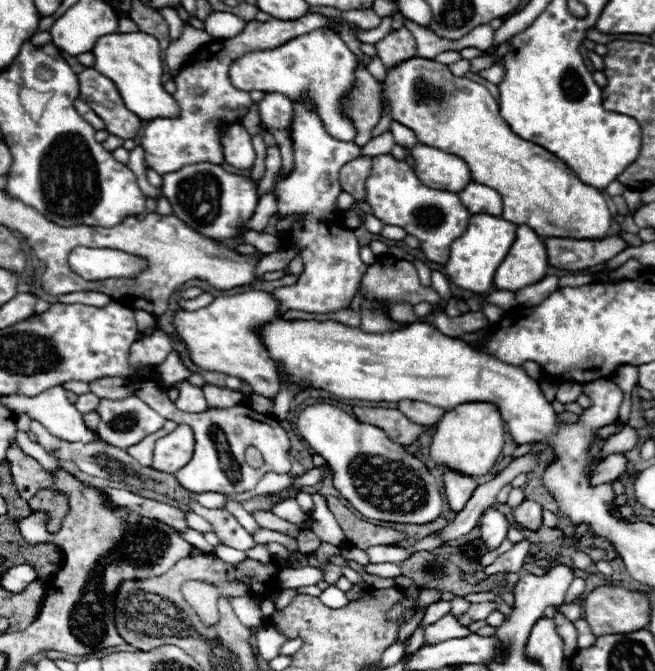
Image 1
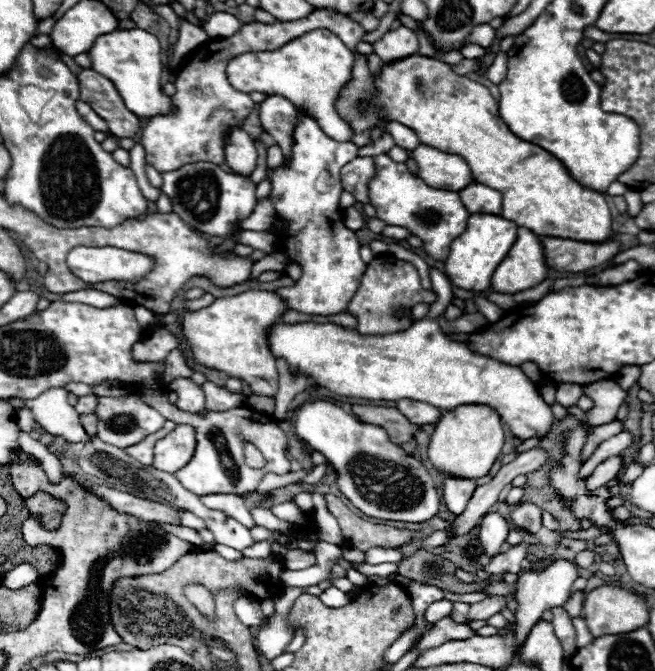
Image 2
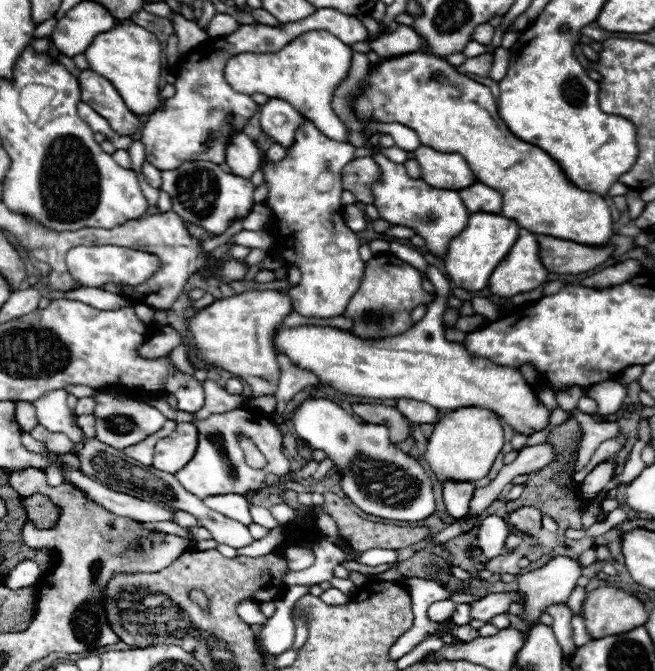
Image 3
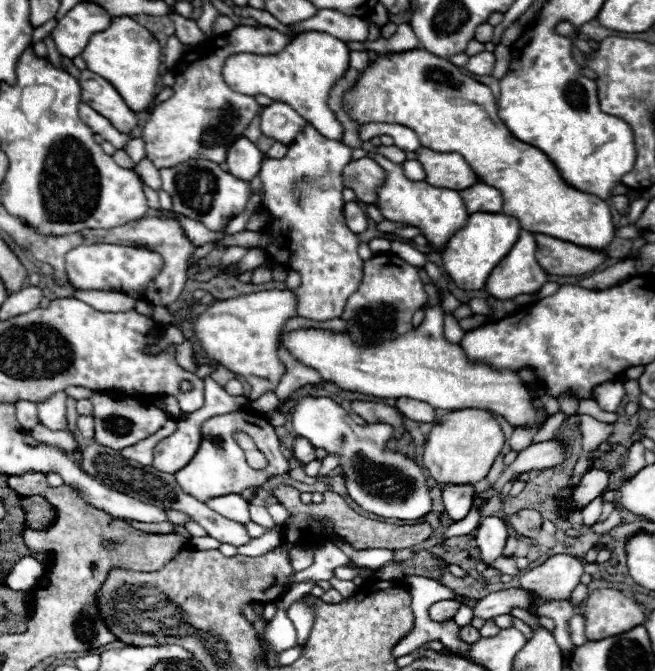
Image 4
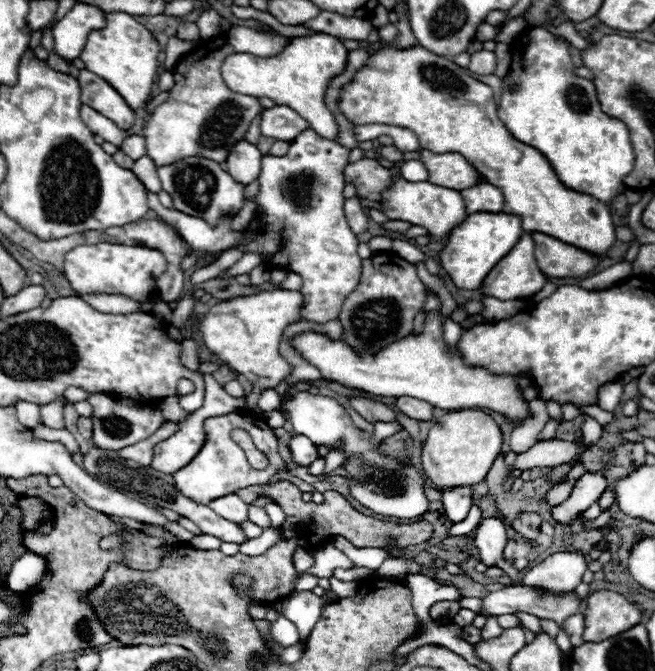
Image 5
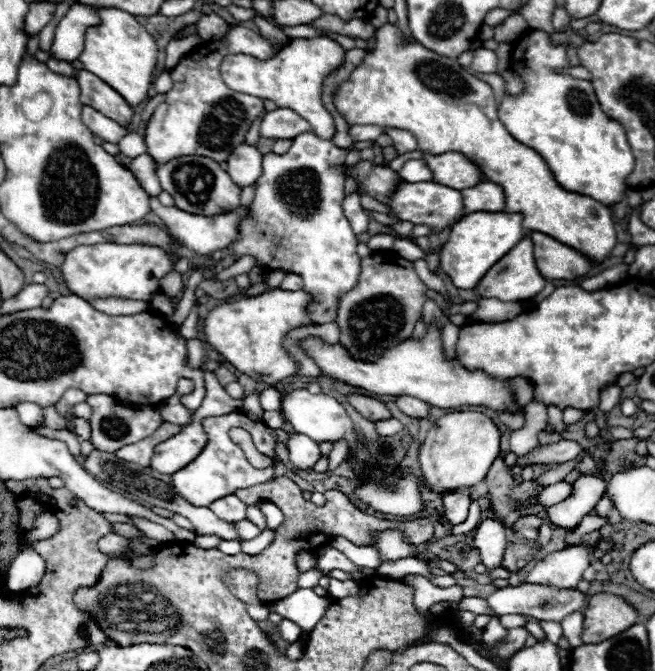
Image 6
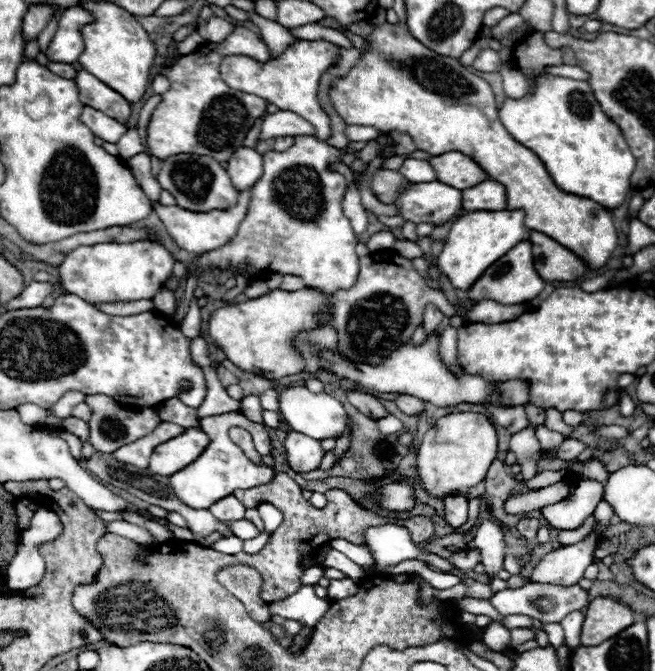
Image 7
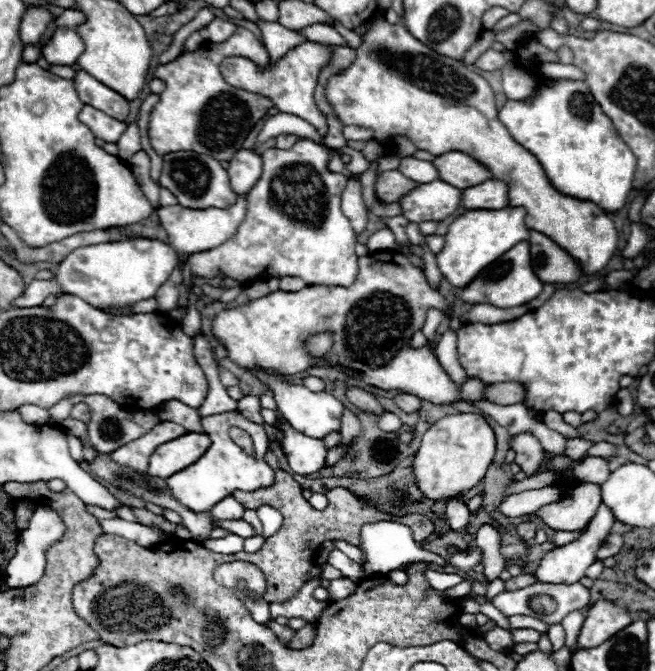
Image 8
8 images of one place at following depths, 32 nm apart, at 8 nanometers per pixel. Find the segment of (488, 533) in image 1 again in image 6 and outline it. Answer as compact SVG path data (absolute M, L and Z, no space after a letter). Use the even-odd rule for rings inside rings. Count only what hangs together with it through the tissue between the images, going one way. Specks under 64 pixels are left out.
M482 520L476 528L474 546L480 550L482 564L486 570L496 570L502 564L504 550L506 550L506 534L504 524L500 520Z

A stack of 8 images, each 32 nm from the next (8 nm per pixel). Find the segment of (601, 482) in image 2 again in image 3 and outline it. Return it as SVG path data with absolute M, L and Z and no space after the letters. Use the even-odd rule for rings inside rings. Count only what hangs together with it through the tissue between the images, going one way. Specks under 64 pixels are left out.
M604 462L604 464L600 464L600 466L596 466L584 480L582 480L582 492L580 492L580 496L582 498L586 498L586 500L592 500L594 496L598 496L598 492L600 490L604 490L606 488L606 484L612 480L612 474L614 472L614 464L610 464L610 462Z

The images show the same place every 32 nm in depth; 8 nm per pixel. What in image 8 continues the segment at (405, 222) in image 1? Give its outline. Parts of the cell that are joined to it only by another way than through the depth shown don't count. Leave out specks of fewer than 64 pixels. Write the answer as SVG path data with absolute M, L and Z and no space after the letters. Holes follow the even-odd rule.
M444 180L420 184L416 190L412 190L406 198L400 200L404 210L402 216L410 222L440 222L458 208L460 198L462 190Z

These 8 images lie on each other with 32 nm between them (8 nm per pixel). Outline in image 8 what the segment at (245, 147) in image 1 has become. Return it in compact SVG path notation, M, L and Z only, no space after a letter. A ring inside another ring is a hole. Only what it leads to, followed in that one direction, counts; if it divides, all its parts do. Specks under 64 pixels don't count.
M238 150L230 160L230 186L238 196L246 196L262 174L262 158L252 150Z

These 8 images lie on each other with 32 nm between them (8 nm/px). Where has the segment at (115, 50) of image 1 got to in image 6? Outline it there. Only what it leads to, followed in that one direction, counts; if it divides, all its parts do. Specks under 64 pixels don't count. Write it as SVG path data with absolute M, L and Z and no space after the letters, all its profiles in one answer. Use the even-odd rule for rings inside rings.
M92 6L92 8L96 8L100 16L100 26L90 26L86 30L84 56L80 56L78 60L84 64L84 70L108 82L108 86L120 92L120 96L130 106L136 106L142 100L146 100L150 84L154 80L158 46L152 40L152 36L146 32L146 28L138 24L132 14L118 8L102 8L102 6Z

